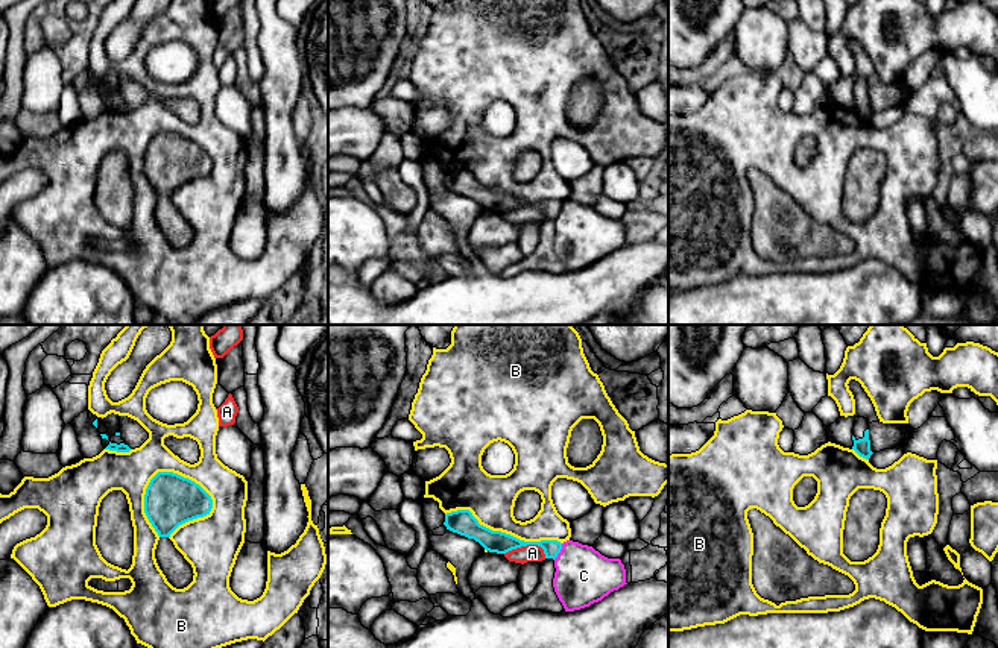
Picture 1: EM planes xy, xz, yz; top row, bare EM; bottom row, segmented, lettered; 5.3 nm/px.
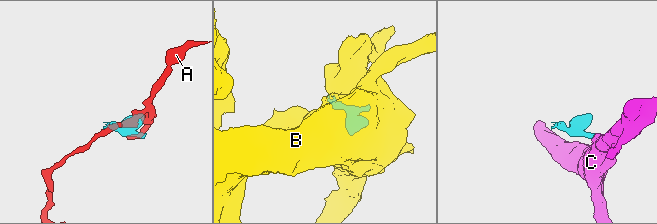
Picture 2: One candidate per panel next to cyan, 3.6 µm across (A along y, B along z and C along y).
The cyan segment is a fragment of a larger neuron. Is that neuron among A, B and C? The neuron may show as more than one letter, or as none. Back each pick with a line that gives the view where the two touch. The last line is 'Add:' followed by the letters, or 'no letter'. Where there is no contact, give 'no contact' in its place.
Add: no letter

